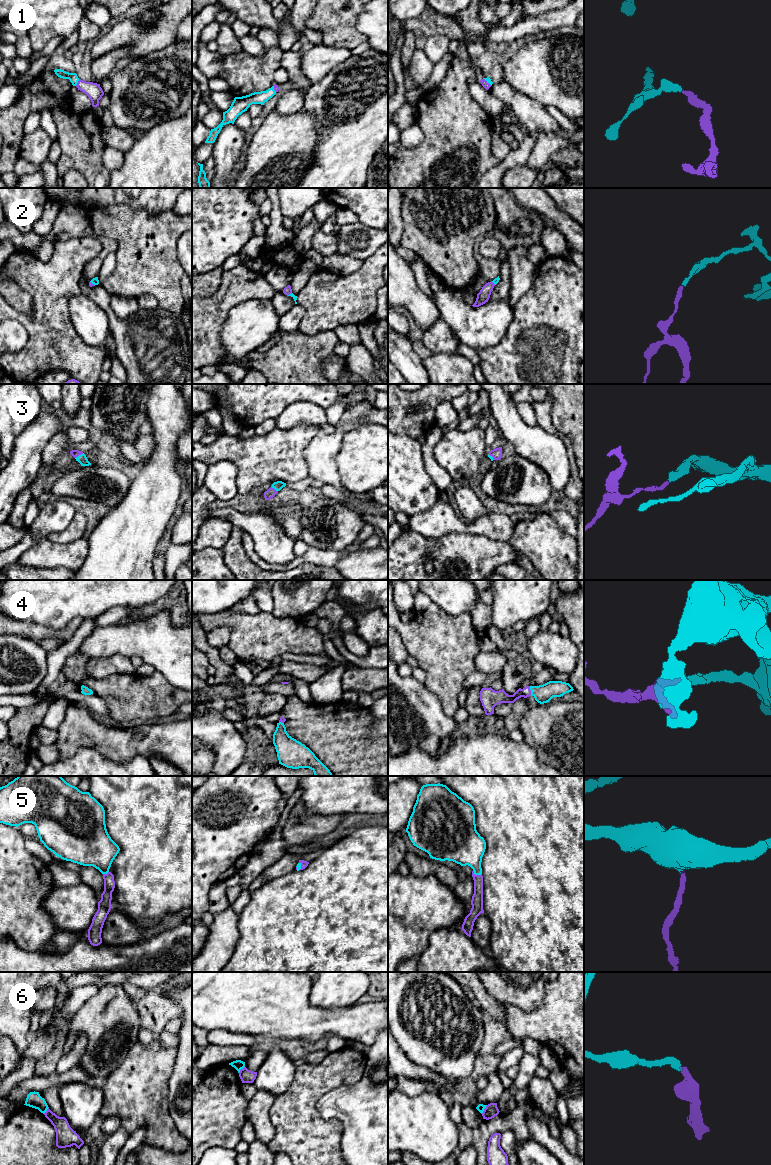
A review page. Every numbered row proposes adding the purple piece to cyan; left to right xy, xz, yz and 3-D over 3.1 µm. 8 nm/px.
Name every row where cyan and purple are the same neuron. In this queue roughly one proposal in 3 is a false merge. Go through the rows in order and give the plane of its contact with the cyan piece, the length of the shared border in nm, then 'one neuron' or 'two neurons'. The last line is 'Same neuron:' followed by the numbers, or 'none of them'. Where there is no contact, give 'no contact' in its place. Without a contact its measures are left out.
1: xy | 70 nm | one neuron
2: xy | 50 nm | one neuron
3: xy | 80 nm | one neuron
4: yz | 70 nm | one neuron
5: yz | 80 nm | one neuron
6: yz | 90 nm | two neurons
Same neuron: 1, 2, 3, 4, 5

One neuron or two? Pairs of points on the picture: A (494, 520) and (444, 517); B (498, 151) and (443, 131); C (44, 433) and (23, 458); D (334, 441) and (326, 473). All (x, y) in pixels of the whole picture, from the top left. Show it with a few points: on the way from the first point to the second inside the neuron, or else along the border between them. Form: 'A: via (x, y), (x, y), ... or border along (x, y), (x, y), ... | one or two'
A: via (482, 527), (466, 528), (456, 524) | one
B: border along (491, 125), (491, 152), (500, 161) | two
C: via (38, 439), (27, 452) | one
D: via (326, 449), (326, 465) | one

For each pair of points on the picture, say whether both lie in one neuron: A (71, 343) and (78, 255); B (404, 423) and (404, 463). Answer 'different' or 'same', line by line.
A: same
B: different

